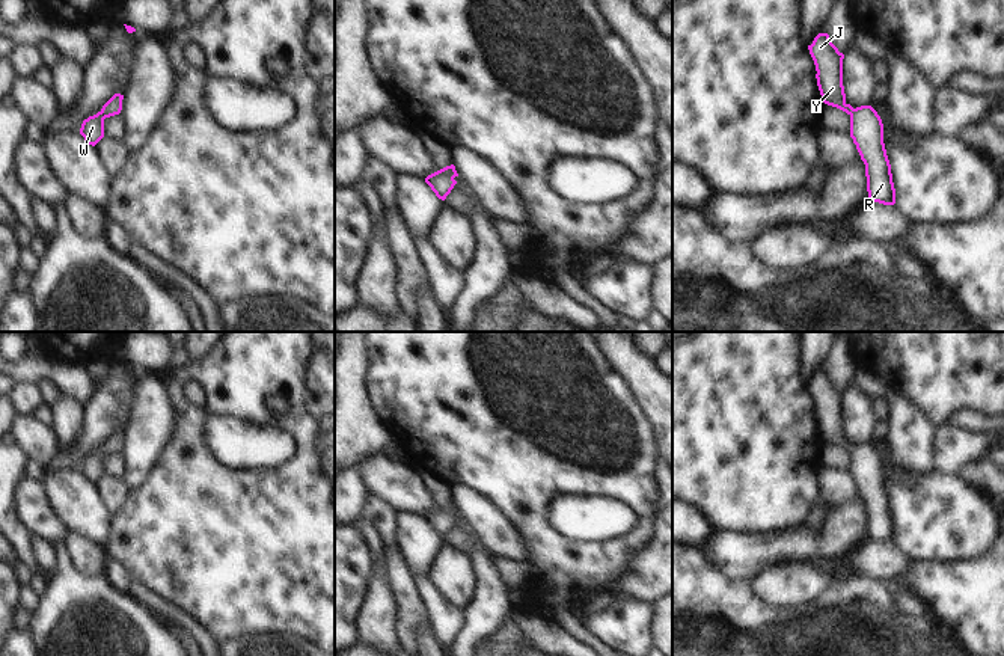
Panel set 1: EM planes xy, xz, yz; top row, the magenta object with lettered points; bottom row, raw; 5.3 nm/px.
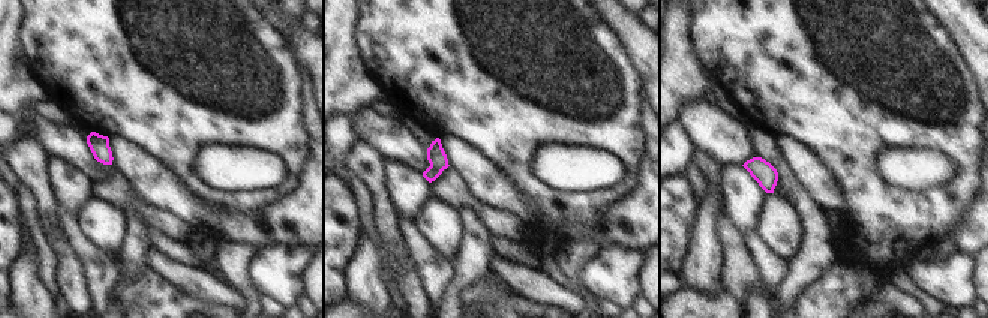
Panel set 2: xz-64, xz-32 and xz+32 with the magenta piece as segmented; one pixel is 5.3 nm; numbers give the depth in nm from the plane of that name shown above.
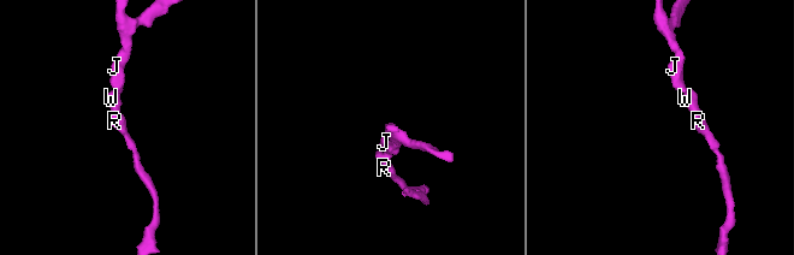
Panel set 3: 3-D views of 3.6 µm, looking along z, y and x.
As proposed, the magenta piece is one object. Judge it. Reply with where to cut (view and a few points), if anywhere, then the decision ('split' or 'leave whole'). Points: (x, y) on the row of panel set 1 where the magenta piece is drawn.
no cut | leave whole

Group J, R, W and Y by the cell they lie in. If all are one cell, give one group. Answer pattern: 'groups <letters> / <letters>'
groups J R W Y

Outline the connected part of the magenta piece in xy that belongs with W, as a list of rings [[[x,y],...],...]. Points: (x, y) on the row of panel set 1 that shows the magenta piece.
[[[115,93],[96,115],[83,121],[80,134],[89,145],[95,146],[104,137],[104,119],[121,113],[122,100],[124,95]]]

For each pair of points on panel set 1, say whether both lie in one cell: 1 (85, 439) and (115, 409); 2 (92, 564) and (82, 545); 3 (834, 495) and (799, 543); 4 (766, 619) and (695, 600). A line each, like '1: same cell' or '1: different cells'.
1: same cell
2: same cell
3: different cells
4: same cell

